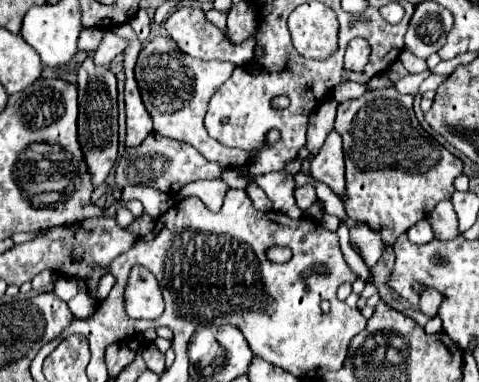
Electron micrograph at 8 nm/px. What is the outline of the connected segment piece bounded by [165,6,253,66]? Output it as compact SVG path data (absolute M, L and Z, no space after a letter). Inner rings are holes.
M179 8L177 12L173 12L167 22L165 28L169 32L169 36L177 42L177 46L187 52L193 58L201 58L201 60L227 60L233 62L237 66L247 64L253 60L253 40L245 42L245 44L229 44L229 38L223 36L203 14L201 8Z

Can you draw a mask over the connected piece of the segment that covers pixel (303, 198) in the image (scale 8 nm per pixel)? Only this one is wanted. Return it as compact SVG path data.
M301 186L301 188L297 188L295 190L295 200L297 200L297 206L305 212L317 200L315 188L313 186Z

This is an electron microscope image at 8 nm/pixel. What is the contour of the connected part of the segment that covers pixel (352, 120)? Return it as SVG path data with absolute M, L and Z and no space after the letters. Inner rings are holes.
M381 88L381 90L369 90L361 98L345 100L337 108L335 130L343 138L343 152L347 166L347 200L345 200L347 214L353 220L367 222L373 230L379 230L387 244L395 244L395 240L403 232L407 232L419 220L427 218L441 200L449 200L451 194L455 192L453 180L461 174L463 162L443 146L439 146L437 140L421 128L413 112L413 96L399 94L395 88ZM423 142L431 142L429 150L435 146L435 152L431 156L427 156L429 152L413 154L419 146L423 146Z

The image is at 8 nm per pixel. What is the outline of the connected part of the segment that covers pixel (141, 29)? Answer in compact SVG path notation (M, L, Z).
M139 9L137 16L133 16L133 20L129 22L135 30L135 34L141 38L141 42L147 40L147 36L150 34L151 19L149 18L147 12L144 9Z

